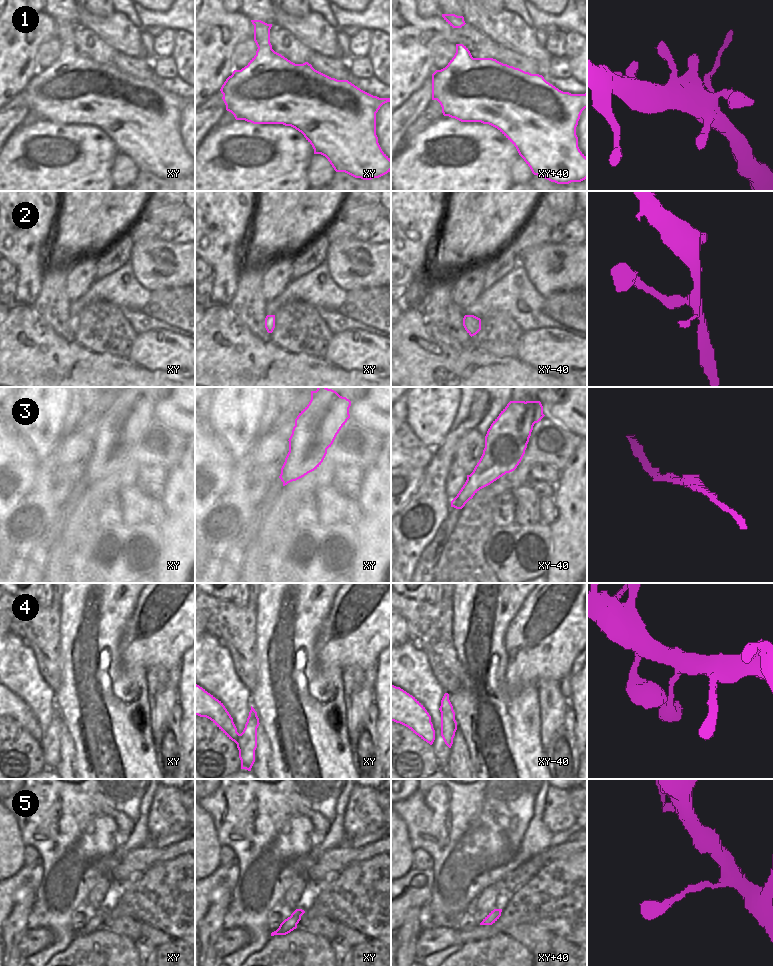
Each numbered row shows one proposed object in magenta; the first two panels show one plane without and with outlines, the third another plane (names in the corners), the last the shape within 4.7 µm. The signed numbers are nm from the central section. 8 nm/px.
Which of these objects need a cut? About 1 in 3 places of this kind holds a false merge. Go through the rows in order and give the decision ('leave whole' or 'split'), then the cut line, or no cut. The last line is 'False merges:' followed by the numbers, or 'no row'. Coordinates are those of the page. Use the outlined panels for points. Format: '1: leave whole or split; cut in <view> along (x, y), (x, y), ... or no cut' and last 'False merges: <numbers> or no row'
1: leave whole; no cut
2: leave whole; no cut
3: leave whole; no cut
4: leave whole; no cut
5: leave whole; no cut
False merges: no row

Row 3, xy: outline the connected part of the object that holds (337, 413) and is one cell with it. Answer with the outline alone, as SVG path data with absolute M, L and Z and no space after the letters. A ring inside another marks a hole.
M318 387L316 391L311 391L311 400L295 419L295 426L288 440L289 452L279 476L283 486L304 477L321 465L327 449L331 447L337 434L350 418L350 406L349 399L327 387Z

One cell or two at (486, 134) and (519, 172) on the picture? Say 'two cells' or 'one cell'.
two cells

